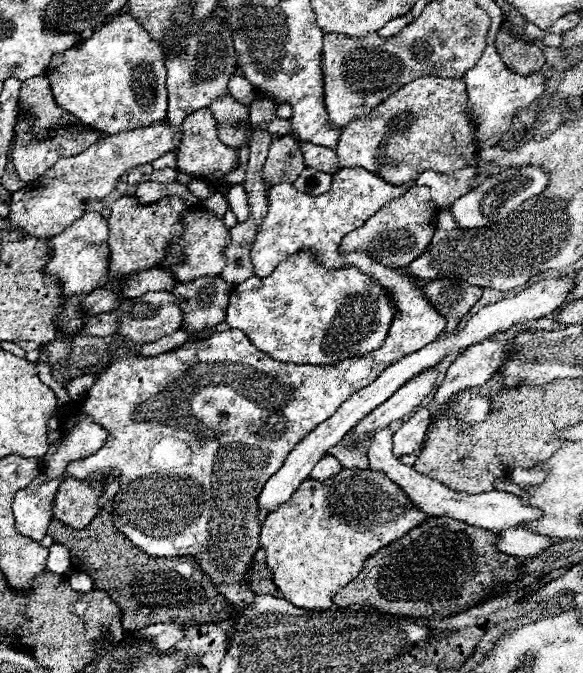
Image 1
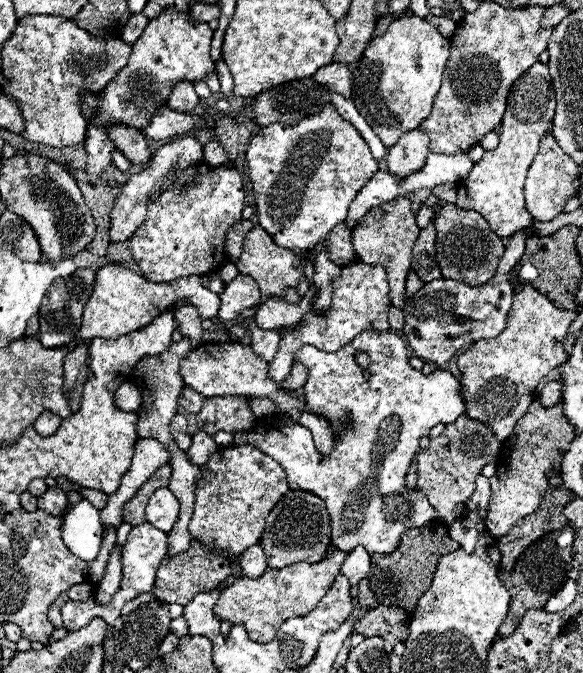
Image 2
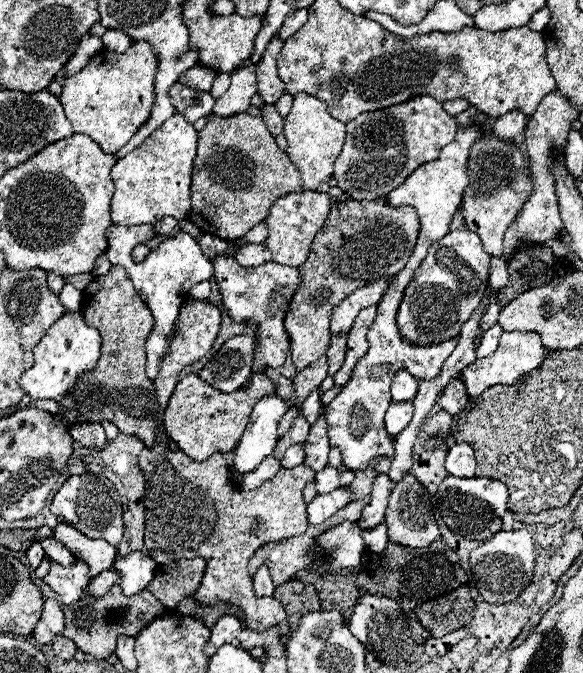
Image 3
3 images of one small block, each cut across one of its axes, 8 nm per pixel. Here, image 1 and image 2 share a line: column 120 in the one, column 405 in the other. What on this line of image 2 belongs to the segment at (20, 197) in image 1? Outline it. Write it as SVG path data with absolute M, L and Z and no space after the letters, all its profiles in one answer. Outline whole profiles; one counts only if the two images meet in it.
M420 128L404 132L400 136L400 140L386 154L388 170L398 176L414 174L418 168L424 166L426 156L430 152L428 146L430 146L428 132L424 132Z

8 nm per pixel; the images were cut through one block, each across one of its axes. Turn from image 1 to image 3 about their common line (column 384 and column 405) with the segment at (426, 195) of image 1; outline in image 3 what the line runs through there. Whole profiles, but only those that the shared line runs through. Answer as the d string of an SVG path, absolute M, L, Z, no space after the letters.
M346 200L330 208L324 228L316 234L308 260L298 266L300 286L290 300L284 328L292 342L292 360L296 370L308 368L328 350L330 314L344 296L356 288L368 286L382 276L396 276L412 256L420 218L412 206L392 208L384 200L360 202Z

